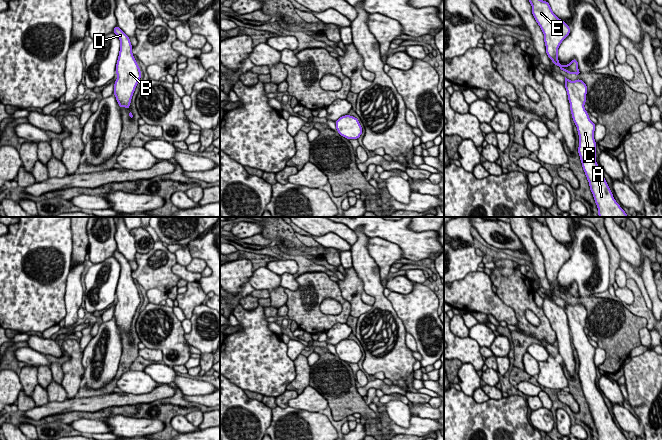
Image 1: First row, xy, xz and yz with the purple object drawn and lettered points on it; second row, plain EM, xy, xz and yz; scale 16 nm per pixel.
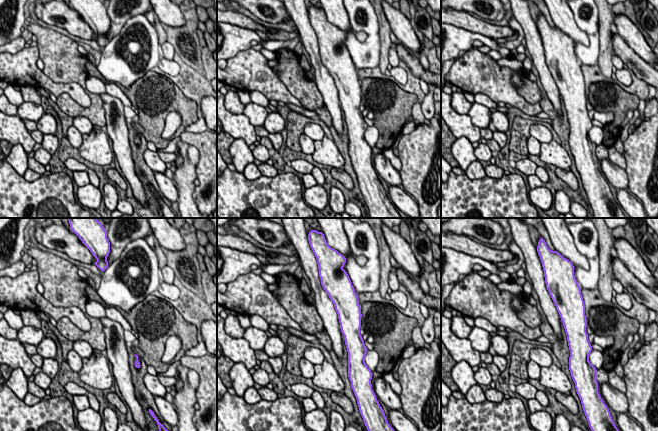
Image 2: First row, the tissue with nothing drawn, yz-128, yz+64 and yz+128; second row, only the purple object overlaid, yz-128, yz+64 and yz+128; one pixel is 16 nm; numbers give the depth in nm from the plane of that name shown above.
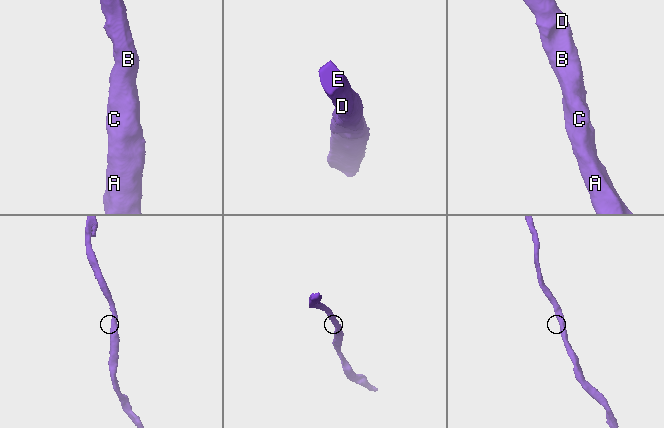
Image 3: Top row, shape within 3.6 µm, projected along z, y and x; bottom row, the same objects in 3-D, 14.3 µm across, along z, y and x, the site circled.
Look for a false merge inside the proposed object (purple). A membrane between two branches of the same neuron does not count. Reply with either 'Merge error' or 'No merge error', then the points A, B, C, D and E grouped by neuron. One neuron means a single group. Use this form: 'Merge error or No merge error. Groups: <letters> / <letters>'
No merge error. Groups: A B C D E

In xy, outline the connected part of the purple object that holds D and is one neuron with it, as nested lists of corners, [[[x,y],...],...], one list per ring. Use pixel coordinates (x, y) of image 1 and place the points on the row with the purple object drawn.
[[[116,26],[113,32],[120,39],[120,51],[116,64],[118,78],[114,84],[114,95],[121,107],[129,109],[135,88],[141,79],[140,68],[132,54],[132,45],[129,37]]]

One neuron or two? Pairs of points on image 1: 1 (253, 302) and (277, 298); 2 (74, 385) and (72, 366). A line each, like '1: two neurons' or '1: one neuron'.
1: one neuron
2: one neuron

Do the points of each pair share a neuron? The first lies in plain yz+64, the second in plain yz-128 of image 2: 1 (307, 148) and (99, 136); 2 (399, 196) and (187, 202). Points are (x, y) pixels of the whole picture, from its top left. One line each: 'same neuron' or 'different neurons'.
1: different neurons
2: different neurons

